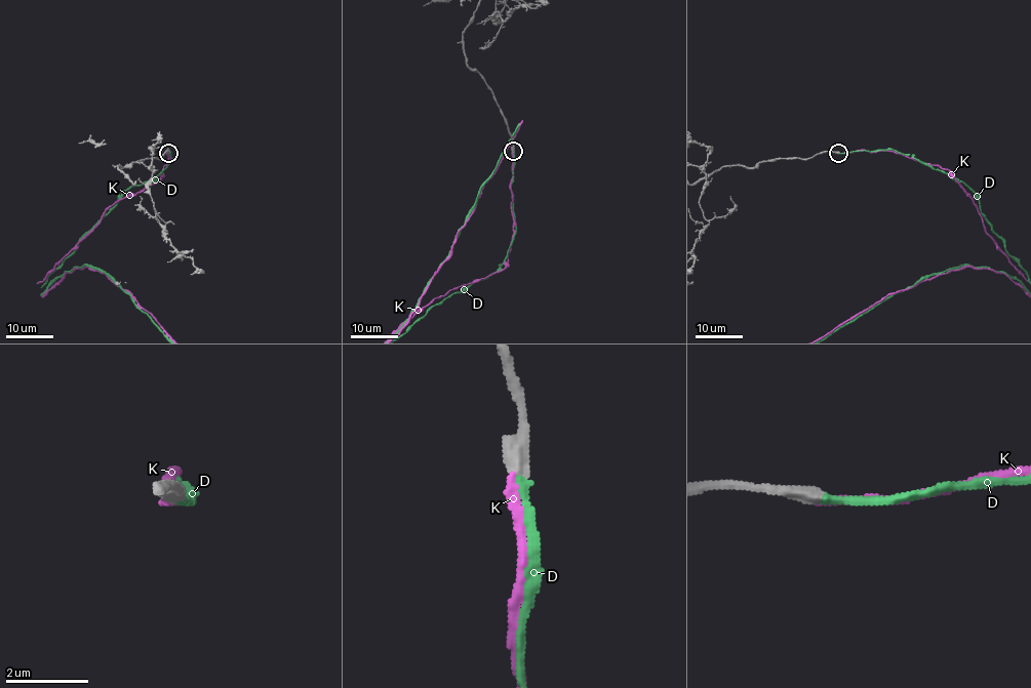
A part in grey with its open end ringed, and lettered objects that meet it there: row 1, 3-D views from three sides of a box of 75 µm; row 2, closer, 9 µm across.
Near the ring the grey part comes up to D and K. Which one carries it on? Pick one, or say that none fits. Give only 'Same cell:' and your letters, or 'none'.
Same cell: D

